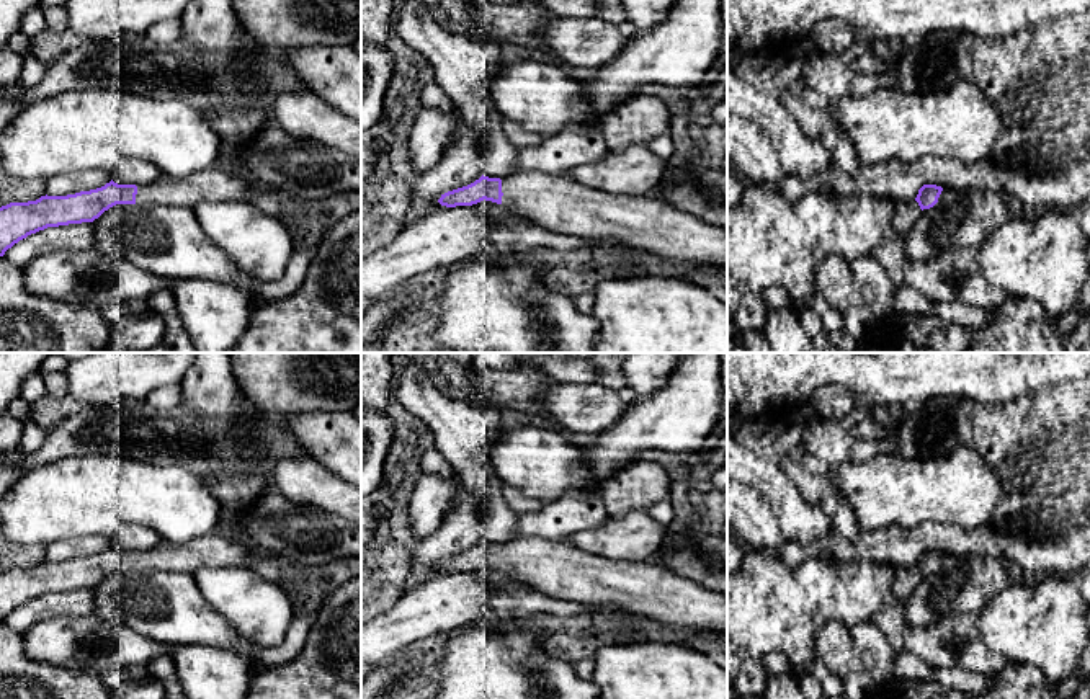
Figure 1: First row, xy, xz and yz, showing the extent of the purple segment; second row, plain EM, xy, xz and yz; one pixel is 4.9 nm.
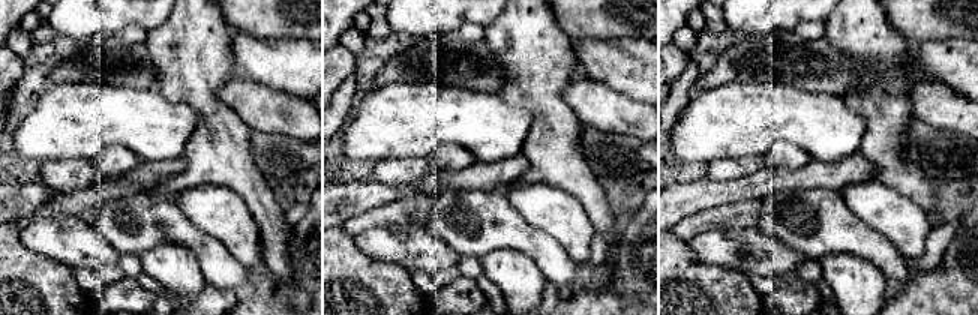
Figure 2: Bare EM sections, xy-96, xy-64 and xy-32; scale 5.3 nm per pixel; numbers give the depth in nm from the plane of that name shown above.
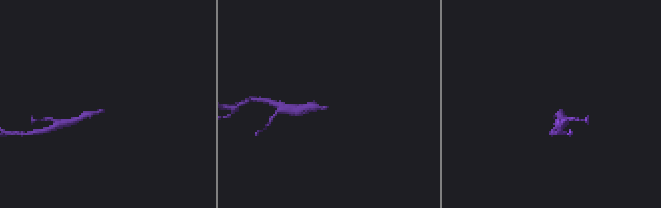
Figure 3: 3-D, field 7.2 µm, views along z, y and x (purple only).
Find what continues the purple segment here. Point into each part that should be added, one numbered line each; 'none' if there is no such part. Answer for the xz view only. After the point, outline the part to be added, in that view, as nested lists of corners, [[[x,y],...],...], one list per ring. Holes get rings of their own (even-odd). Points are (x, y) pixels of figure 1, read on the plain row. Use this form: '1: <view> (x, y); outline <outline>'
1: xz (561, 570); outline [[[513,539],[502,544],[502,572],[551,598],[580,604],[613,604],[678,627],[727,632],[727,594],[701,586],[650,562],[628,563],[585,552],[565,541]]]

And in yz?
none

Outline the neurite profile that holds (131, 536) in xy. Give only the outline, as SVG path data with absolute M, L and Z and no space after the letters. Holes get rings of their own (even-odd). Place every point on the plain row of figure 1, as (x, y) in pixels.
M126 523L119 528L116 536L111 539L111 545L118 550L150 550L162 544L163 539L155 531L134 523Z

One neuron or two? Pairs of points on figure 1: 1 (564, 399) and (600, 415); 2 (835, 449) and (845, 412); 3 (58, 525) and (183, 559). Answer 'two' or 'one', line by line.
1: one
2: one
3: two

